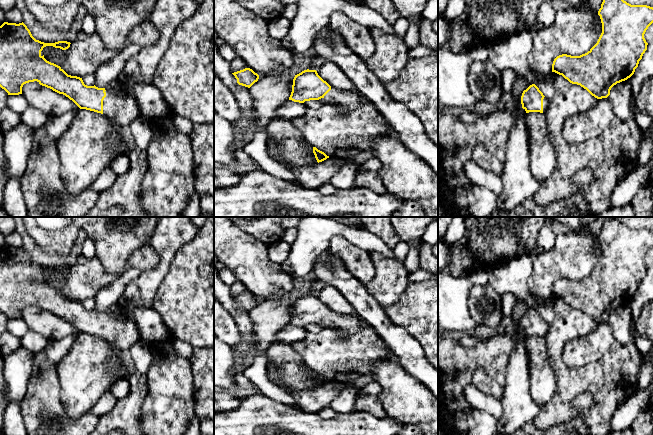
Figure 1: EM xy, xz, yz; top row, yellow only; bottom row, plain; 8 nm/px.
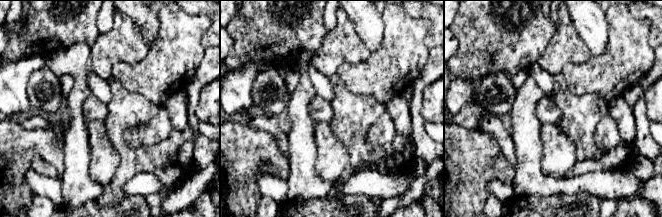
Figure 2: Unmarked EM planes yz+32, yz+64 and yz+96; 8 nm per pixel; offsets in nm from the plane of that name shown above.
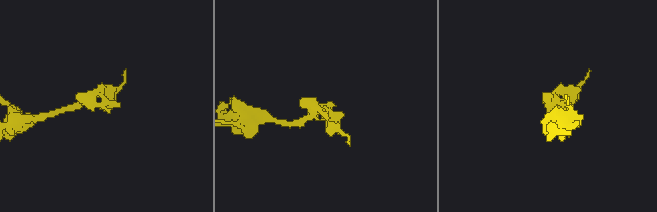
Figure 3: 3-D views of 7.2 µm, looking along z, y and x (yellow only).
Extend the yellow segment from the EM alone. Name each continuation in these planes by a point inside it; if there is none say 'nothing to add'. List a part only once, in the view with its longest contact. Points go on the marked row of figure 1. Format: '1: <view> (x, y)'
1: xy (123, 108)

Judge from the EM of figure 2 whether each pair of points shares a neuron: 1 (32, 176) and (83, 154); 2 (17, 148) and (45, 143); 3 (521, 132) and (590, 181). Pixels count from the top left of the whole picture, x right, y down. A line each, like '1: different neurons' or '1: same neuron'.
1: different neurons
2: same neuron
3: same neuron

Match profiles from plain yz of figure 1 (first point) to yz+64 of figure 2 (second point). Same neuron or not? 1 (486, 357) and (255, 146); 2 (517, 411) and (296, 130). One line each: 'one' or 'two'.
1: one
2: one

